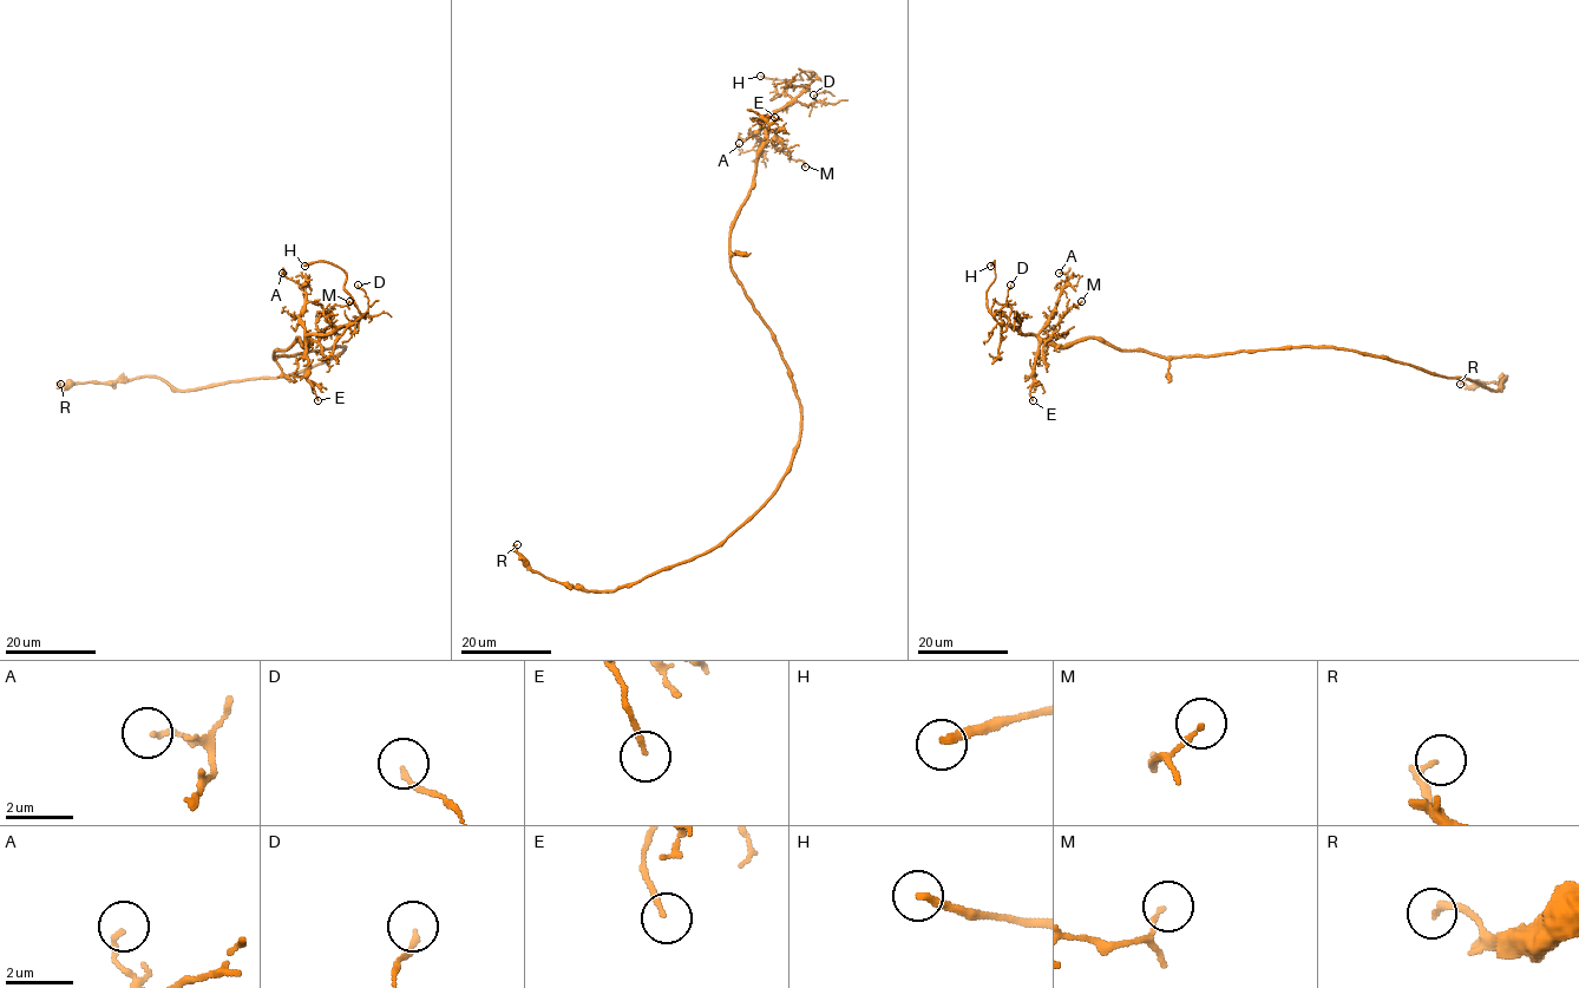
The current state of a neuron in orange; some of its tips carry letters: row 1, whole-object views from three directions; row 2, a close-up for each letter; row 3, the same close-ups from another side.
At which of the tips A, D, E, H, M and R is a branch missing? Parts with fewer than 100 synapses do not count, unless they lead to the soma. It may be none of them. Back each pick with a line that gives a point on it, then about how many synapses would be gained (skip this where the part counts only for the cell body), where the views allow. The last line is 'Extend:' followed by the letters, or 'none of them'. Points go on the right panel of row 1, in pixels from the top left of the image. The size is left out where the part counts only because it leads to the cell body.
H: place (990, 266)
Extend: H

